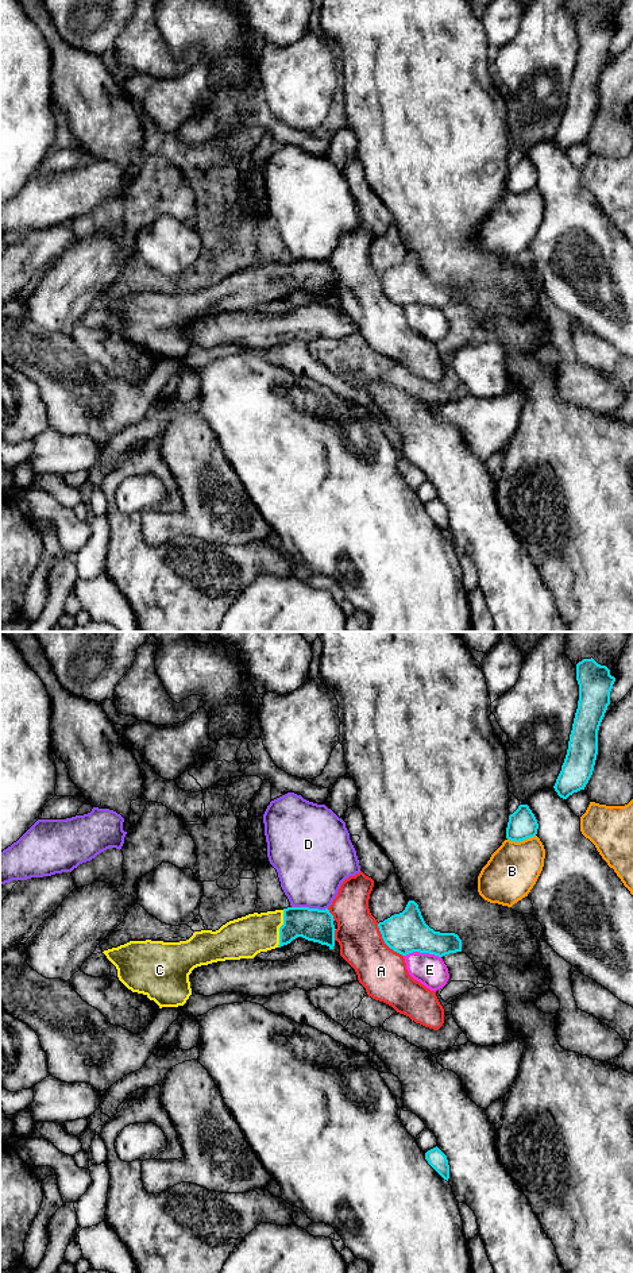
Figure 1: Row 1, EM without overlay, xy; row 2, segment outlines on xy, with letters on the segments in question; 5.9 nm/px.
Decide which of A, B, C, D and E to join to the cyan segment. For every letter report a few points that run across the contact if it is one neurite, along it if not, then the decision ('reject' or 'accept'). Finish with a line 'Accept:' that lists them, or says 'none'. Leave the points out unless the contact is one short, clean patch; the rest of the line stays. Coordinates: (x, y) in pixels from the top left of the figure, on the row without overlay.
A: reject
B: reject
C: reject
D: reject
E: reject
Accept: none

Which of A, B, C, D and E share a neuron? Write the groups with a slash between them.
A / B / C / D / E

